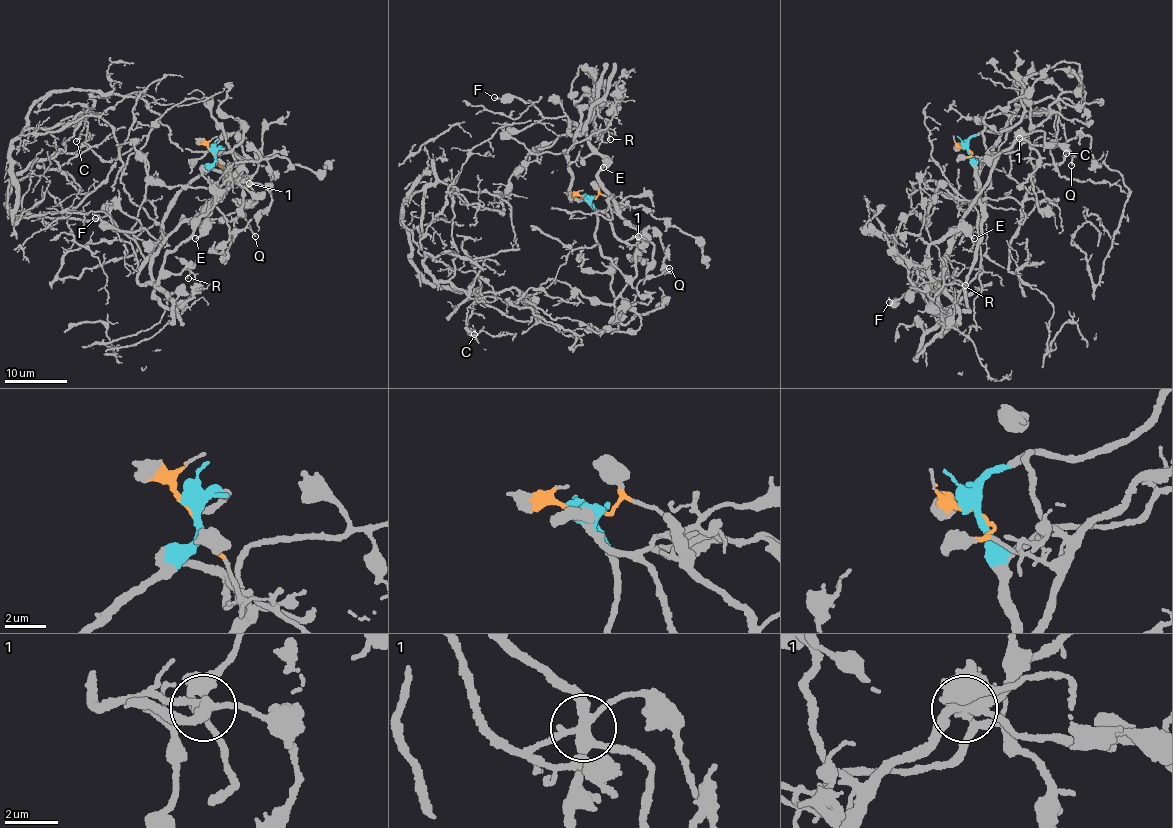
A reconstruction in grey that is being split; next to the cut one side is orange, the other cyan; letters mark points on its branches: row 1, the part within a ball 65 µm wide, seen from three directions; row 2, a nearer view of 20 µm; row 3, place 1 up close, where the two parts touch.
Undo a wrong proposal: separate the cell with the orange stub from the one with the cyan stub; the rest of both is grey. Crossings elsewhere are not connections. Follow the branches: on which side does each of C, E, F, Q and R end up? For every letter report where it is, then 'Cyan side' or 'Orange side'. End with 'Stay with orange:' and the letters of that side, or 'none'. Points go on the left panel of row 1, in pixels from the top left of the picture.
C: Place: (76, 141). Cyan side
E: Place: (195, 238). Orange side
F: Place: (95, 218). Orange side
Q: Place: (255, 236). Orange side
R: Place: (188, 278). Cyan side
Stay with orange: E, F, Q

